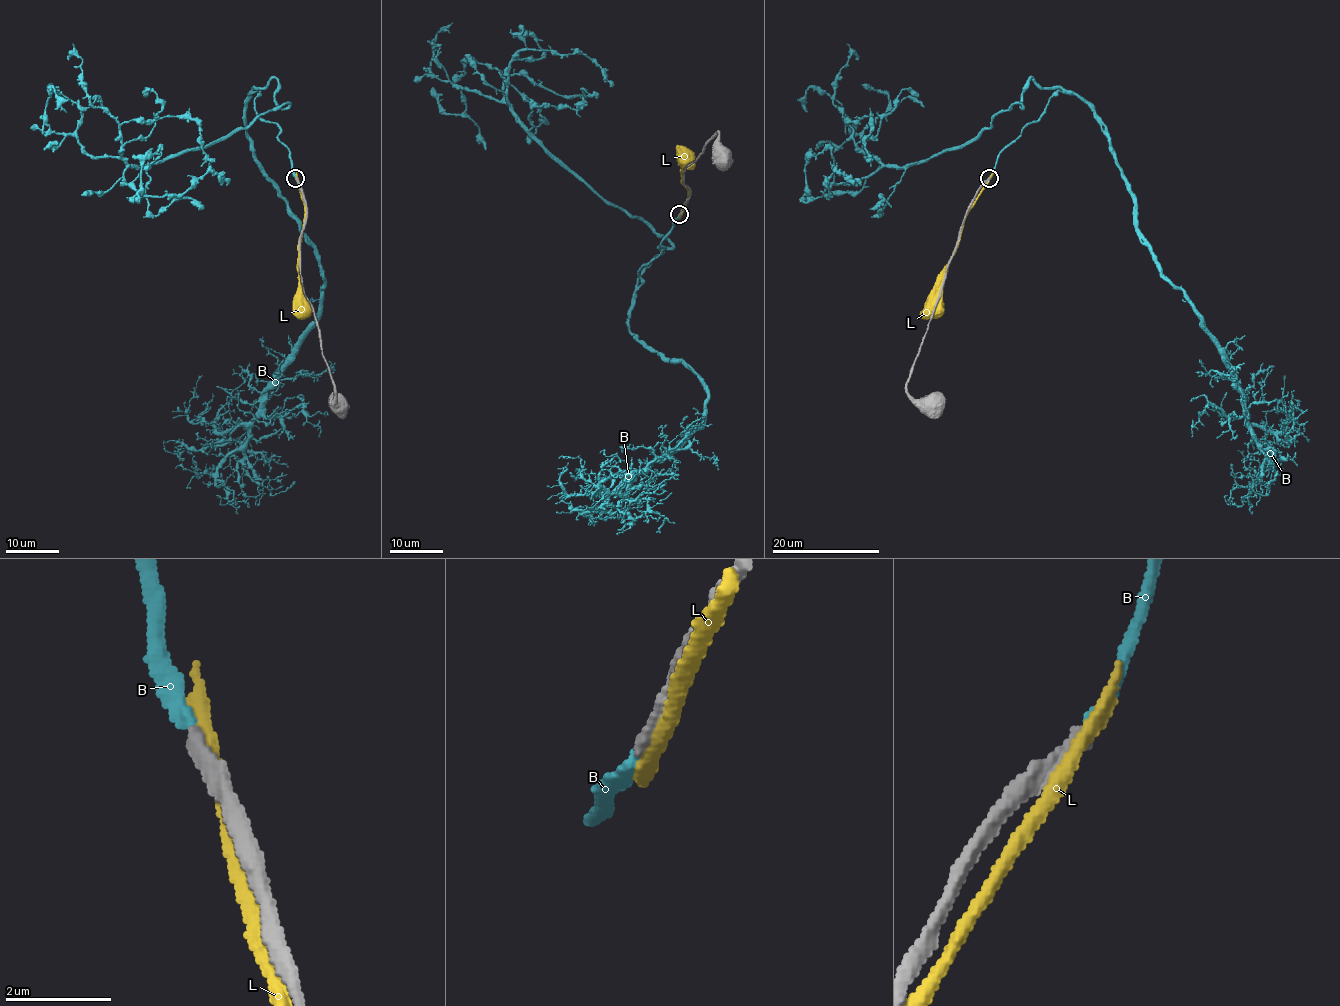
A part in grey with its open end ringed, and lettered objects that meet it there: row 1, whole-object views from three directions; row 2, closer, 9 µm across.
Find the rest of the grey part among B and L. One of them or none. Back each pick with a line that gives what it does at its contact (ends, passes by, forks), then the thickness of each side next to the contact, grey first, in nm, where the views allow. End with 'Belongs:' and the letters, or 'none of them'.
B: it ends there; 280 nm thick on the grey side, 240 nm on the other
Belongs: B

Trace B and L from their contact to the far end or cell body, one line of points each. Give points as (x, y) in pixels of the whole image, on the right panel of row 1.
B: (989, 177), (1059, 91), (1089, 105), (1138, 234), (1229, 367), (1267, 454), (1231, 504), (1227, 495)
L: (988, 181), (965, 218), (958, 246), (948, 270), (938, 280), (938, 296), (933, 307)

